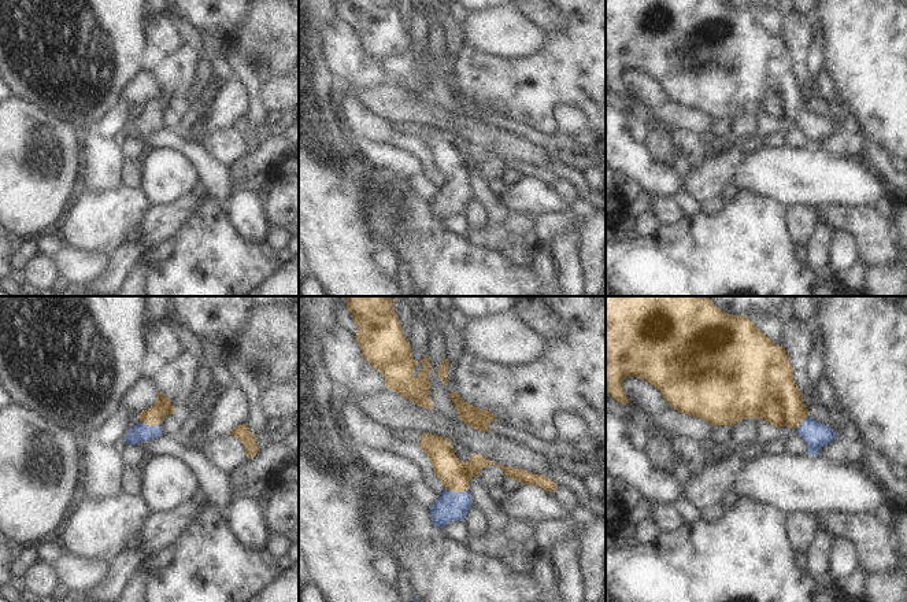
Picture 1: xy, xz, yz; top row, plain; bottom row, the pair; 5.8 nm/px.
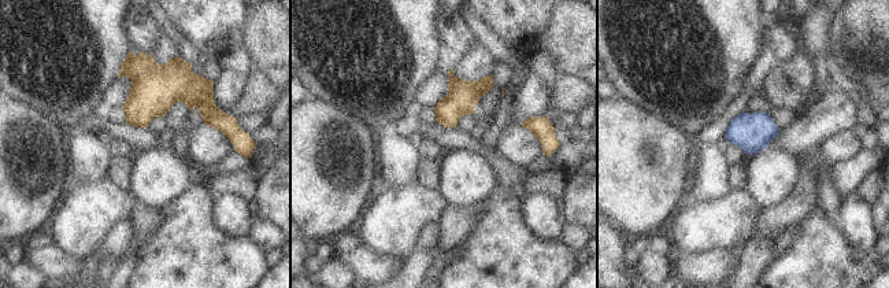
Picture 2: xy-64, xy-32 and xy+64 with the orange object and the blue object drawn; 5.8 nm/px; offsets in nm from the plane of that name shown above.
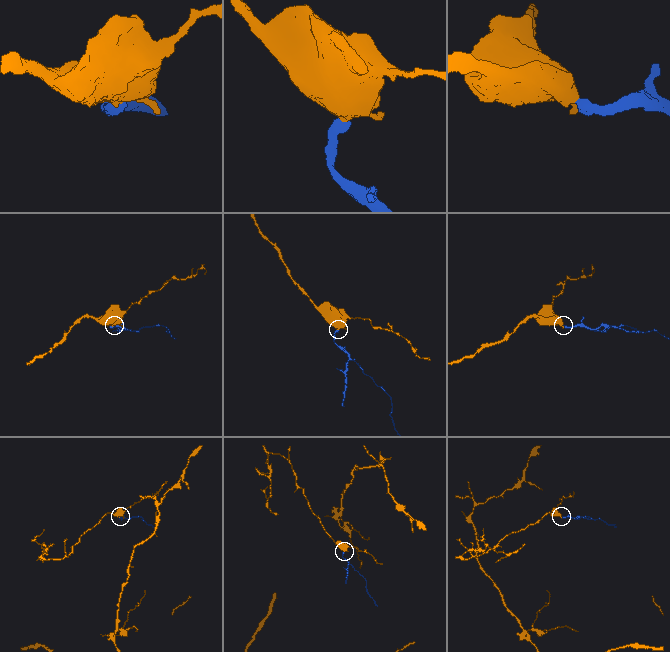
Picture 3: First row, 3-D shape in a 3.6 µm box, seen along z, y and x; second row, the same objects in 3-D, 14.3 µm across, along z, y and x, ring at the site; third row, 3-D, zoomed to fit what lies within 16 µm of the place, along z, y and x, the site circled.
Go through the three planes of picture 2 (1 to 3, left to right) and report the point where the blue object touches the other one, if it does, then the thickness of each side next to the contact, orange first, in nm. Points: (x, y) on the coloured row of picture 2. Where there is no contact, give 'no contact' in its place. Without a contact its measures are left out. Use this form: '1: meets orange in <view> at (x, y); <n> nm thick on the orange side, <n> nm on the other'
1: no contact
2: no contact
3: no contact

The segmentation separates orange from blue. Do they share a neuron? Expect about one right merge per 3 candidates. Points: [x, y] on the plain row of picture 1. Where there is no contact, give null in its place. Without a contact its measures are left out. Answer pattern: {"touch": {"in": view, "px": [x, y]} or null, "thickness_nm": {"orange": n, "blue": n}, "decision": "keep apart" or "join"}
{"touch": {"in": "xz", "px": [456, 184]}, "thickness_nm": {"orange": 180, "blue": 180}, "decision": "join"}

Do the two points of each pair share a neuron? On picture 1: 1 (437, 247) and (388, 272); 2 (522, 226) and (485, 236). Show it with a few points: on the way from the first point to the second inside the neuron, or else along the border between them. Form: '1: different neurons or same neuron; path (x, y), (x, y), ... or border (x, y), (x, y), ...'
1: different neurons; border (377, 248), (387, 247), (399, 262)
2: same neuron; path (513, 236), (495, 236)

